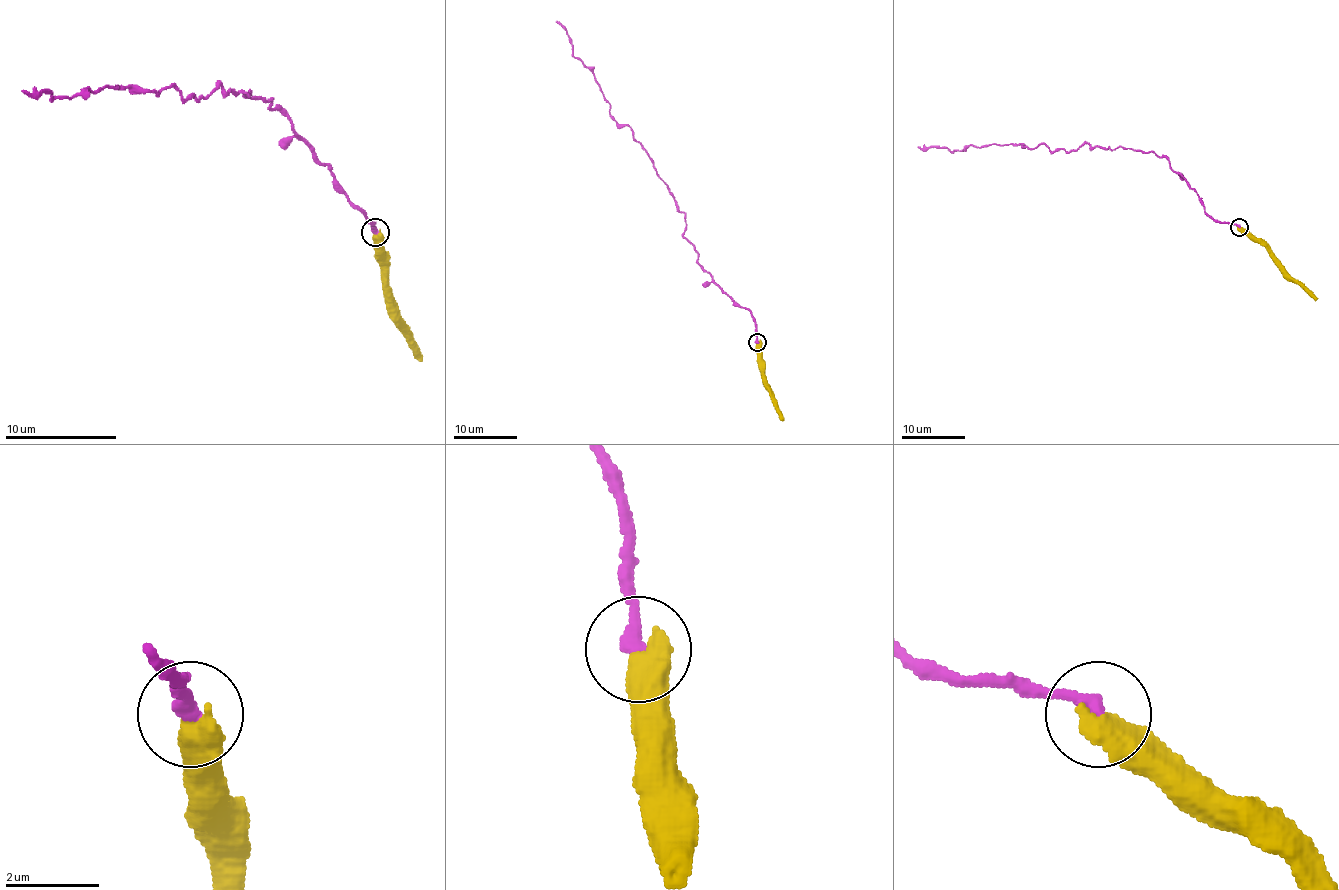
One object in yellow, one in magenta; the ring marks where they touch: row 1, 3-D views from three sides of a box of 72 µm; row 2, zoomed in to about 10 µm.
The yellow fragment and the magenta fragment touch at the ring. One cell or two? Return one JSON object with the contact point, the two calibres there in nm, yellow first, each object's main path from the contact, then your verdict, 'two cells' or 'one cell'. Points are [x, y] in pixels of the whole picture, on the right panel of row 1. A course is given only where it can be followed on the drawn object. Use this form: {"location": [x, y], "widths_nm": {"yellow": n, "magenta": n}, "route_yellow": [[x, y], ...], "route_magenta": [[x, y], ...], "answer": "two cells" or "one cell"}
{"location": [1239, 227], "widths_nm": {"yellow": 650, "magenta": 340}, "route_yellow": [[1241, 226], [1317, 298]], "route_magenta": [[1239, 226], [1212, 219], [1170, 163], [1151, 152], [1083, 144], [1070, 152], [1043, 144], [952, 152], [917, 147]], "answer": "two cells"}

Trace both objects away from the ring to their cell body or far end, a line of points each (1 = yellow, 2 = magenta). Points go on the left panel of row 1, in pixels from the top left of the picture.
1: (376, 231), (376, 259), (384, 267), (384, 301), (401, 321), (404, 332), (421, 357)
2: (376, 231), (289, 119), (250, 91), (24, 91)

